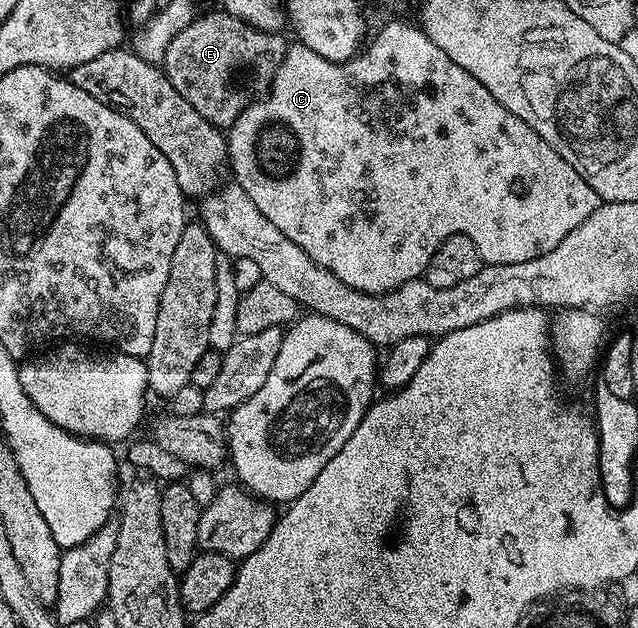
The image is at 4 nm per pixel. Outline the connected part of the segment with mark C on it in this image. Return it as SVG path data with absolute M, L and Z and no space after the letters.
M389 21L367 49L368 45L352 61L338 63L323 59L323 55L315 55L315 51L306 45L290 44L267 92L249 104L227 129L227 163L237 176L234 177L236 184L251 195L251 203L255 203L255 207L259 207L259 211L263 211L263 215L267 215L267 219L271 219L271 223L291 239L291 243L301 247L319 267L331 271L335 279L360 293L389 293L409 281L424 278L431 255L435 255L439 243L452 233L467 235L467 239L475 243L485 265L527 263L527 259L539 259L539 255L547 255L547 251L559 247L563 238L571 235L571 231L575 231L575 227L579 227L579 223L597 209L597 192L582 179L579 171L575 171L575 167L560 157L534 129L527 127L523 119L511 115L511 111L507 111L507 107L503 107L499 99L479 83L479 79L467 75L459 63L447 59L447 55L427 39L423 29L403 21Z

